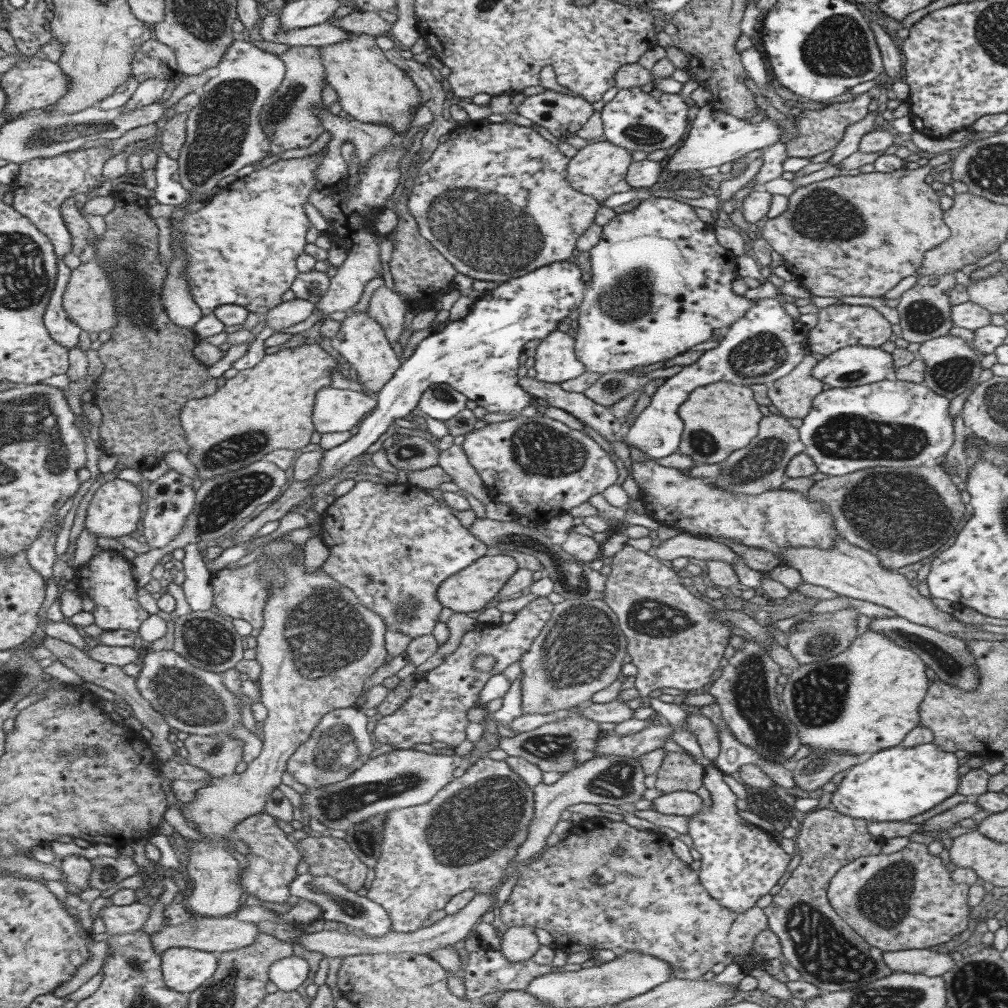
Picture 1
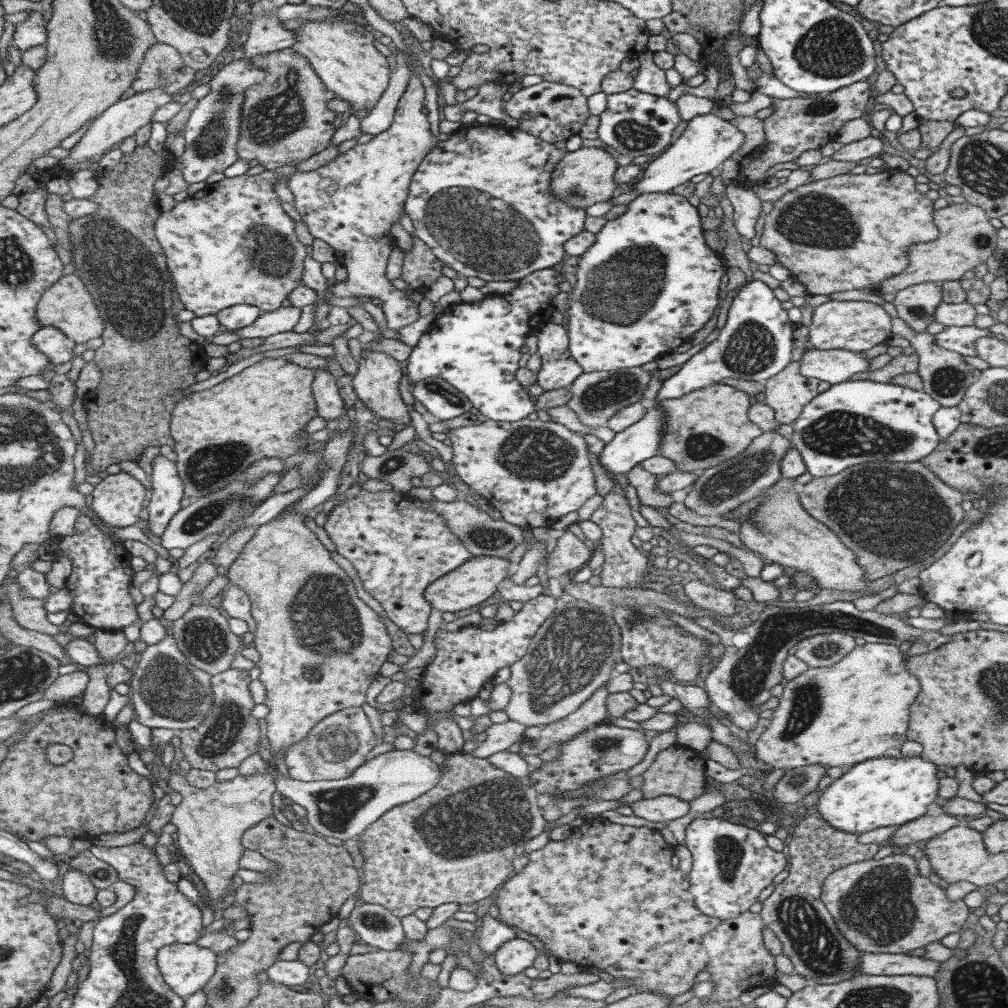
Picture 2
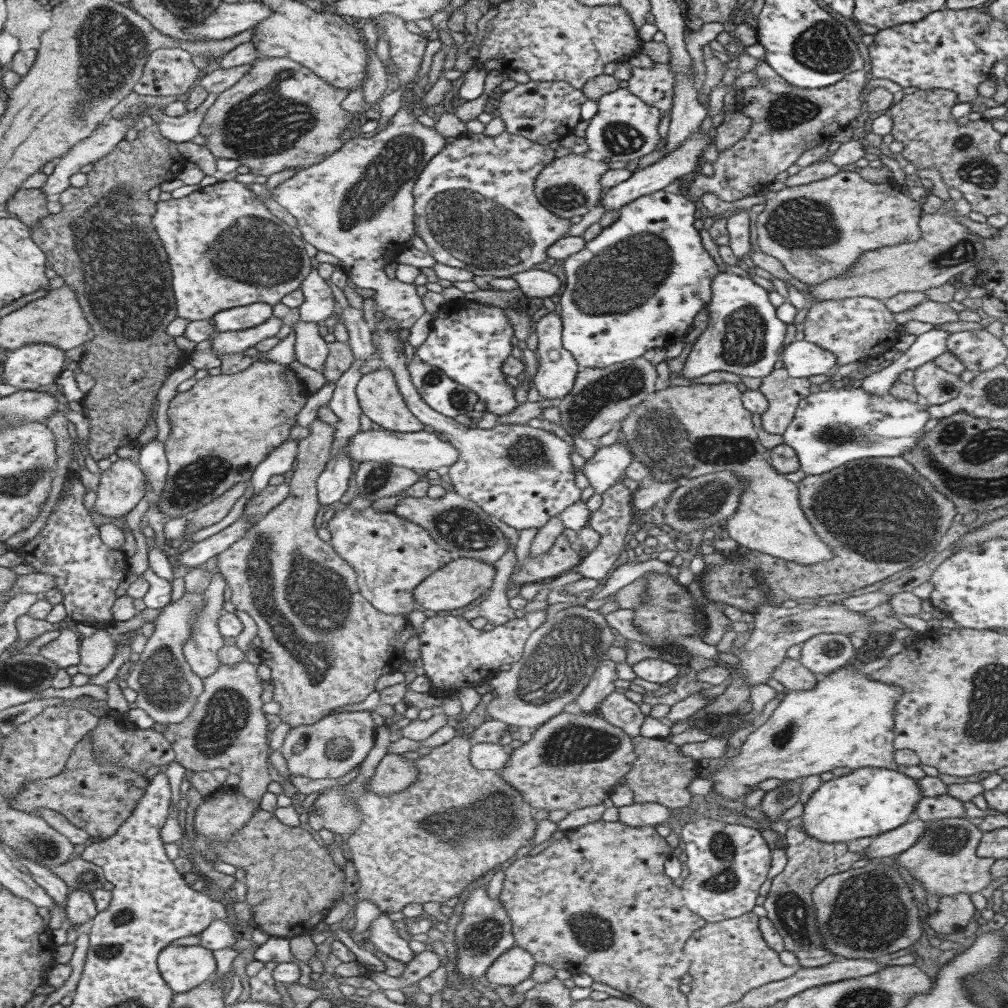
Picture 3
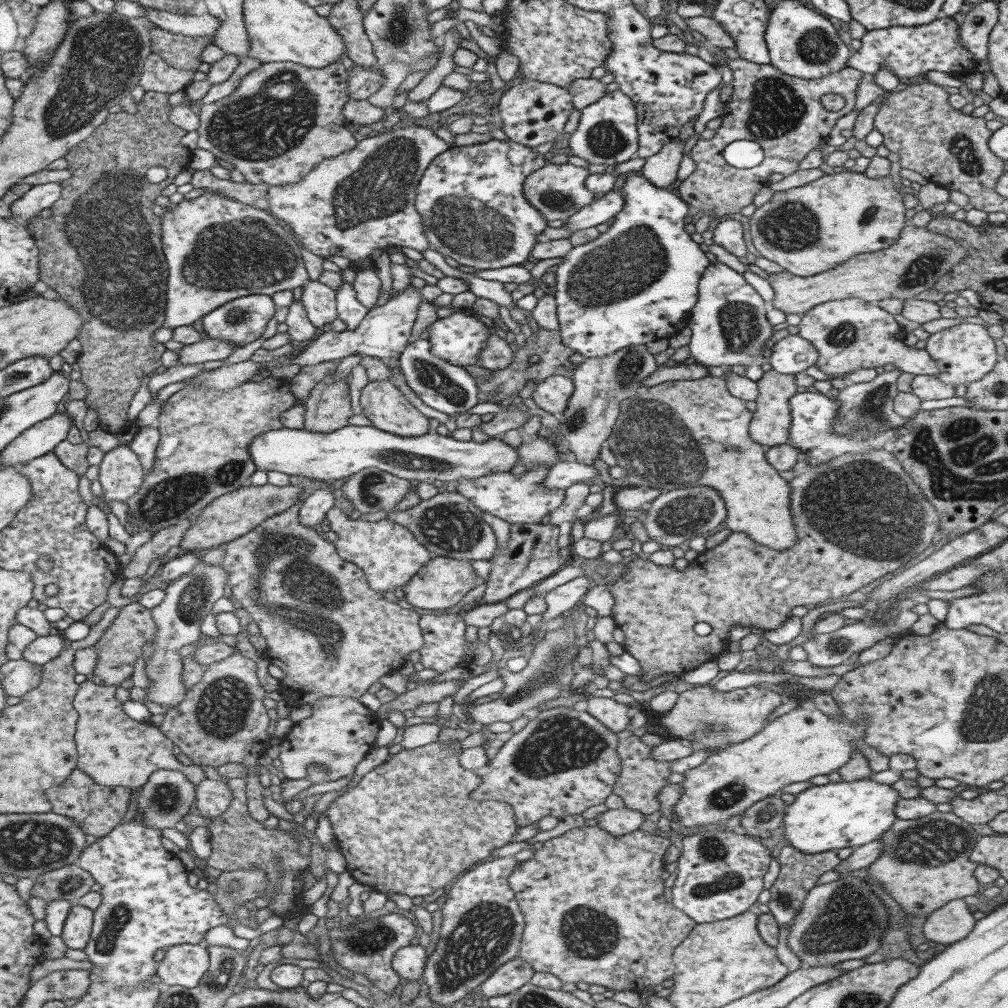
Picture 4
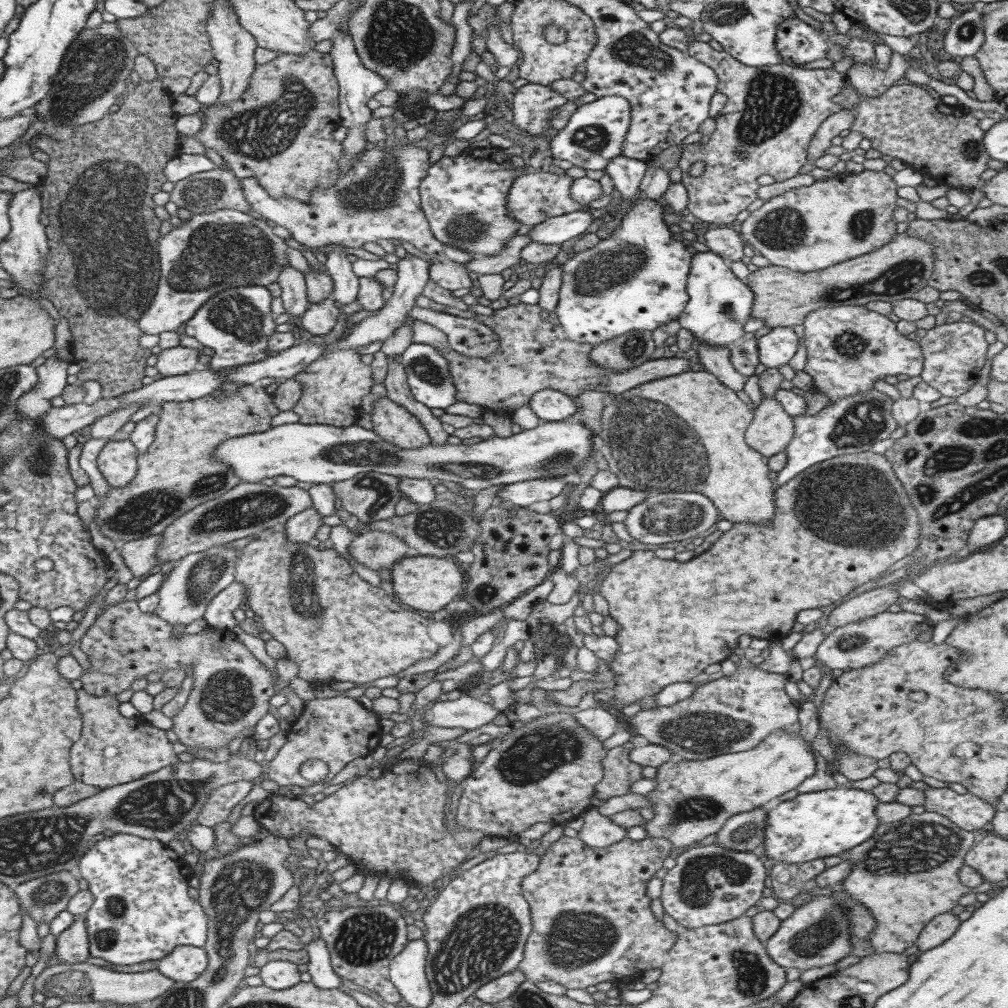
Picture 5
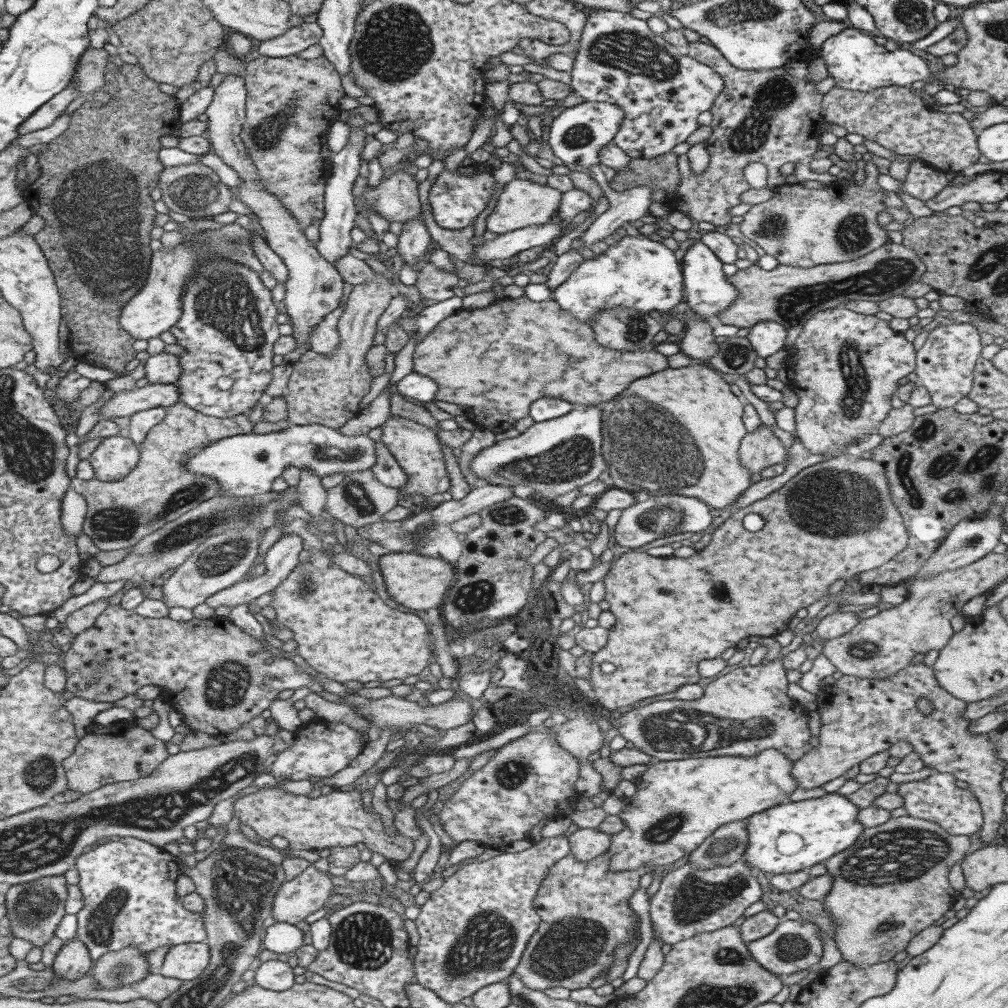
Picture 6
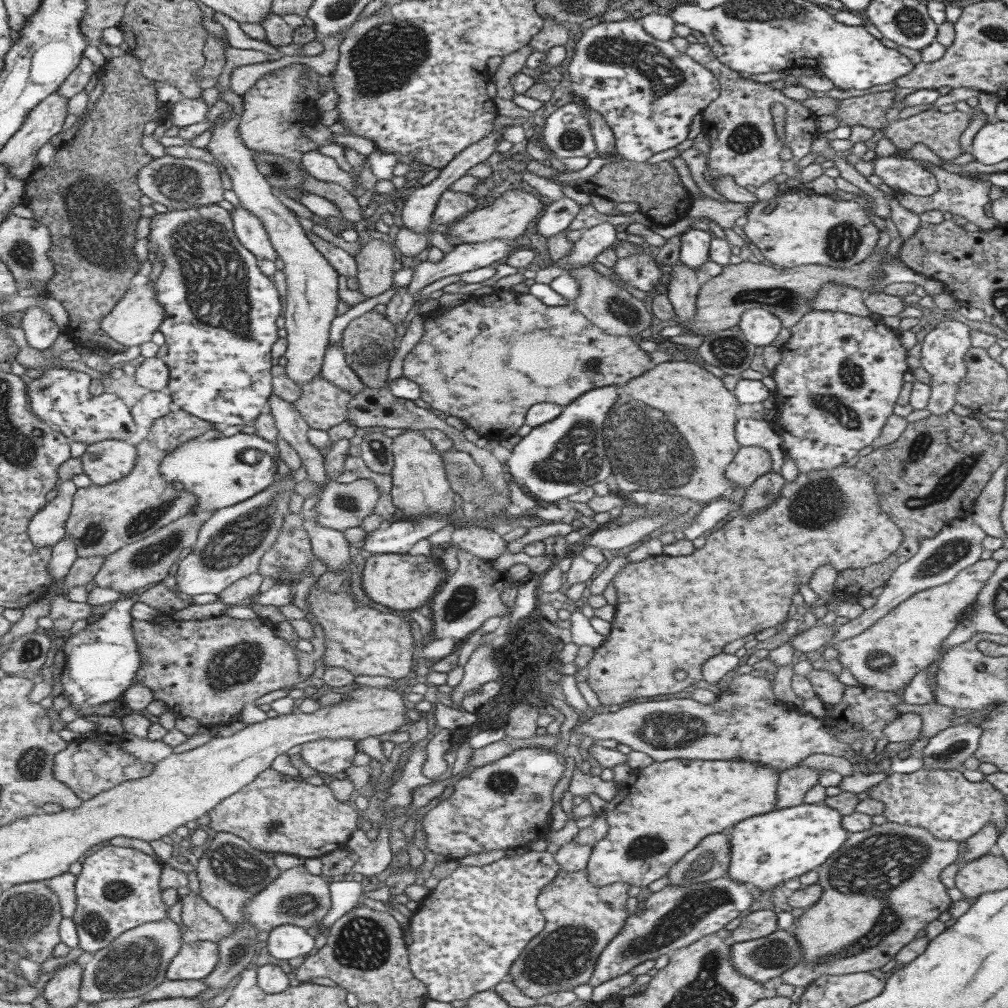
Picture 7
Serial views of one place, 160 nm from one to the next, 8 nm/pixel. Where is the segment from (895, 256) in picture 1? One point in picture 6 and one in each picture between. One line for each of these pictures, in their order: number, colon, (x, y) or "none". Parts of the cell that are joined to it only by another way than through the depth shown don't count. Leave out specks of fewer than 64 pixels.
2: (846, 232)
3: (817, 230)
4: (807, 230)
5: (805, 229)
6: (800, 227)

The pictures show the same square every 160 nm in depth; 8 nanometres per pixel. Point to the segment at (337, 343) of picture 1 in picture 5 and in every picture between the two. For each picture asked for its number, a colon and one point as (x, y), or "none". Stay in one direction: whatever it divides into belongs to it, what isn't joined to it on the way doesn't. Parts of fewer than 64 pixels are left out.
2: (375, 382)
3: (378, 397)
4: (383, 404)
5: (391, 422)

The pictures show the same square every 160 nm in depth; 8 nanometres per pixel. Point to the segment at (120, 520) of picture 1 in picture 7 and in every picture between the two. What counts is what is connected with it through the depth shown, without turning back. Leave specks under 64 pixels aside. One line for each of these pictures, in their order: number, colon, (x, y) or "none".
2: (117, 500)
3: (121, 487)
4: (121, 476)
5: (119, 461)
6: (117, 457)
7: (106, 462)

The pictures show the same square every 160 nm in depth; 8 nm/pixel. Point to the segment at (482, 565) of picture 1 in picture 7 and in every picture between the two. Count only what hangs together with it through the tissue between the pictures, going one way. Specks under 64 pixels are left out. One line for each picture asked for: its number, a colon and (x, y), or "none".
2: (467, 585)
3: (450, 587)
4: (441, 583)
5: (425, 583)
6: (417, 582)
7: (401, 582)

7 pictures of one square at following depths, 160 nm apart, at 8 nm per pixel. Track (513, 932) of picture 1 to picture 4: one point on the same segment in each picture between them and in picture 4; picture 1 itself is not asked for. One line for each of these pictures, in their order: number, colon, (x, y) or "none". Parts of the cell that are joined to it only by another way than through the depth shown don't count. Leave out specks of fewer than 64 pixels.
2: (511, 958)
3: (515, 965)
4: (514, 973)

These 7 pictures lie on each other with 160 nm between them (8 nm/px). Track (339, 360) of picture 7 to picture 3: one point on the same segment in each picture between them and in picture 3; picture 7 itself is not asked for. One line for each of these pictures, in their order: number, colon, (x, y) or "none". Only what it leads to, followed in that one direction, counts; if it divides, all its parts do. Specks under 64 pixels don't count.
3: (318, 304)
4: (318, 300)
5: (318, 319)
6: (324, 337)

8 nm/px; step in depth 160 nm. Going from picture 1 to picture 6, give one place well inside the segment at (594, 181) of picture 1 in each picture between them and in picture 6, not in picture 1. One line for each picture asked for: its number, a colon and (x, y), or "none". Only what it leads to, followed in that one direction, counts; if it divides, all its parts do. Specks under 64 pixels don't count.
2: (582, 177)
3: (568, 186)
4: (556, 192)
5: (531, 198)
6: (521, 203)

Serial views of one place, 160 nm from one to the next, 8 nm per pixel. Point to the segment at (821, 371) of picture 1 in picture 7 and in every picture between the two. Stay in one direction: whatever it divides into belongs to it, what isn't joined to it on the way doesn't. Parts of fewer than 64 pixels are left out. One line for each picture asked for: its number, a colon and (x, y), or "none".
2: (833, 366)
3: (801, 359)
4: (791, 354)
5: (776, 347)
6: (766, 337)
7: (759, 327)

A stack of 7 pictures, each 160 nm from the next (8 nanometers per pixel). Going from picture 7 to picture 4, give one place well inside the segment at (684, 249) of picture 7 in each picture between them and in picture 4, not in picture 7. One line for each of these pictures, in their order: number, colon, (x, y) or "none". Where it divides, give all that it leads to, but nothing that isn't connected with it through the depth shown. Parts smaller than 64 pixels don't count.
4: (728, 327)
5: (718, 304)
6: (707, 293)

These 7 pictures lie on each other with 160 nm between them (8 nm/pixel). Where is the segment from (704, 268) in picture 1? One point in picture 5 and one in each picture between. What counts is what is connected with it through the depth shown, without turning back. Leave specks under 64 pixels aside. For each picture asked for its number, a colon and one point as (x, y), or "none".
2: (648, 281)
3: (636, 285)
4: (636, 282)
5: (634, 280)

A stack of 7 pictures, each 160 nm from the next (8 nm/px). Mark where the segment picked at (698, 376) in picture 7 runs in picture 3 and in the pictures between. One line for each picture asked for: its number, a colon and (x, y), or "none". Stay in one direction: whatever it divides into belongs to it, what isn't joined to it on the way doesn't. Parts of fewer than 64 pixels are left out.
3: (683, 431)
4: (646, 440)
5: (685, 432)
6: (699, 459)

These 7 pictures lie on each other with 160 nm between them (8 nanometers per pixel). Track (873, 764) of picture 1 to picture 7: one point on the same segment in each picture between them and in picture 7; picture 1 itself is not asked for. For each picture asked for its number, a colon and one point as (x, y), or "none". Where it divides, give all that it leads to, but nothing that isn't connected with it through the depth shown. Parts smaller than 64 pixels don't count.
2: (887, 791)
3: (868, 801)
4: (836, 815)
5: (813, 825)
6: (790, 836)
7: (765, 850)

